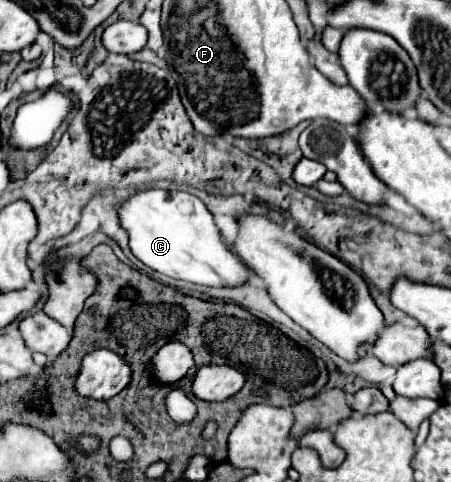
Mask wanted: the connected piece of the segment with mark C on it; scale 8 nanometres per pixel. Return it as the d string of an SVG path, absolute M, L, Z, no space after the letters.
M147 189L119 209L121 225L129 231L133 255L157 273L205 287L241 287L253 281L247 265L223 243L223 235L201 199L185 191Z

